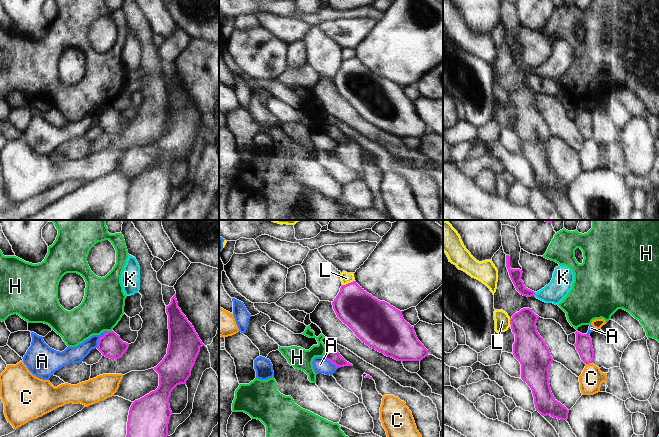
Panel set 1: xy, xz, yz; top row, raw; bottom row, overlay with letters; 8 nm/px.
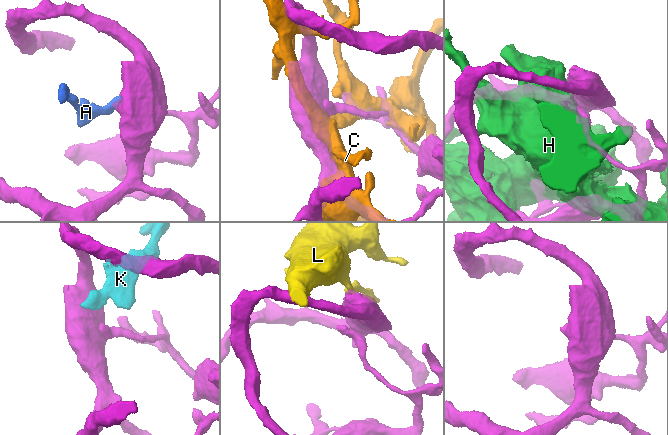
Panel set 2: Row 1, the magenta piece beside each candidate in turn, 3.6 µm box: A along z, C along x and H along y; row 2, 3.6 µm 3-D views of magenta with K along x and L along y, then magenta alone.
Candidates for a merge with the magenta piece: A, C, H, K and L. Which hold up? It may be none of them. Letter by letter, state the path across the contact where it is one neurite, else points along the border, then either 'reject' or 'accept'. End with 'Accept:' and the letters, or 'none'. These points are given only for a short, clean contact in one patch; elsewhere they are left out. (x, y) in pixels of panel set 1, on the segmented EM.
A: border xy (108, 331), (99, 339), (97, 348); reject
C: reject
H: reject
K: border yz (534, 292), (535, 295); reject
L: reject
Accept: none

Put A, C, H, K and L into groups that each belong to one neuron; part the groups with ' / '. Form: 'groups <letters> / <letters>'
groups A / C / H / K / L

